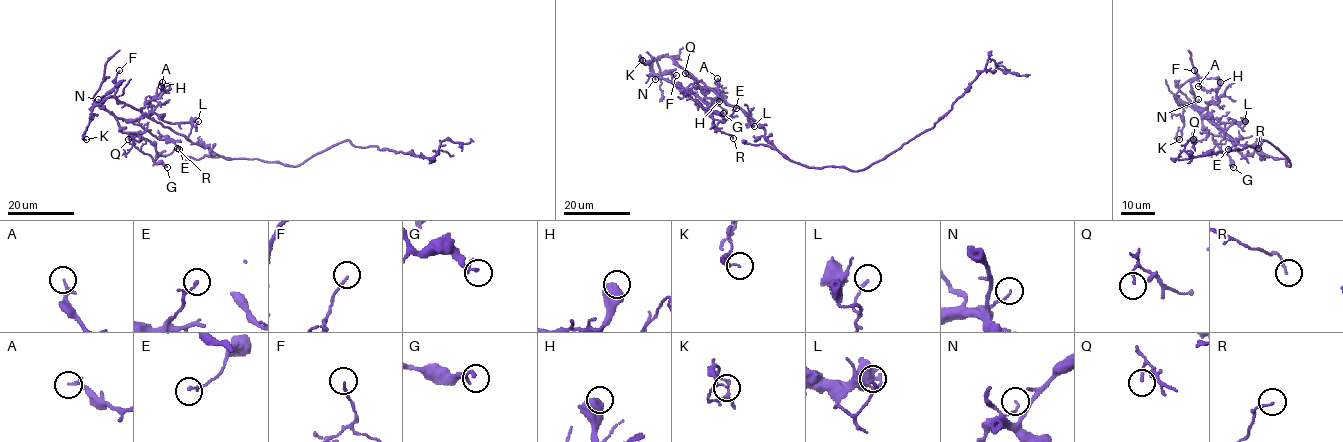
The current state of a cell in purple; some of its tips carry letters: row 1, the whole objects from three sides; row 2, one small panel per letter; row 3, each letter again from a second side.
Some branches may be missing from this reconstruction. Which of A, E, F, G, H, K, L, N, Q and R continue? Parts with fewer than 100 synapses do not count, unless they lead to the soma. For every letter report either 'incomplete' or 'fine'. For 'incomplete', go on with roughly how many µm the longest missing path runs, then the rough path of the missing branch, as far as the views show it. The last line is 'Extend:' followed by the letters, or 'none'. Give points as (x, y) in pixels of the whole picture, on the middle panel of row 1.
A: fine
E: fine
F: fine
G: fine
H: fine
K: fine
L: fine
N: fine
Q: fine
R: fine
Extend: none

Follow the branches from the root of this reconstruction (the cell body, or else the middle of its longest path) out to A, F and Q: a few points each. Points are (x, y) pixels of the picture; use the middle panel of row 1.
A: (780, 152), (740, 108), (727, 104), (701, 81), (697, 84), (707, 97), (720, 97), (723, 89), (717, 78)
F: (780, 152), (755, 121), (670, 57), (658, 56), (652, 62), (655, 75), (672, 70), (671, 76), (676, 75)
Q: (780, 152), (755, 121), (670, 57), (652, 62), (654, 73), (679, 86), (695, 87), (685, 73)

